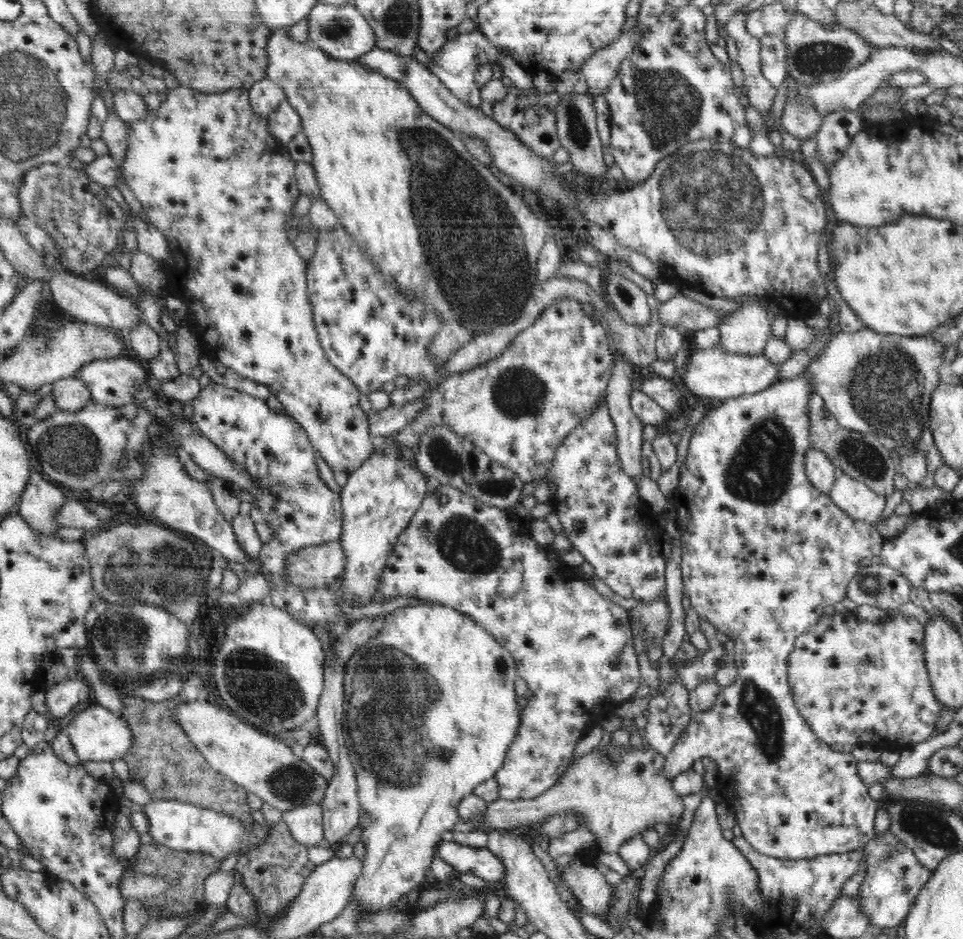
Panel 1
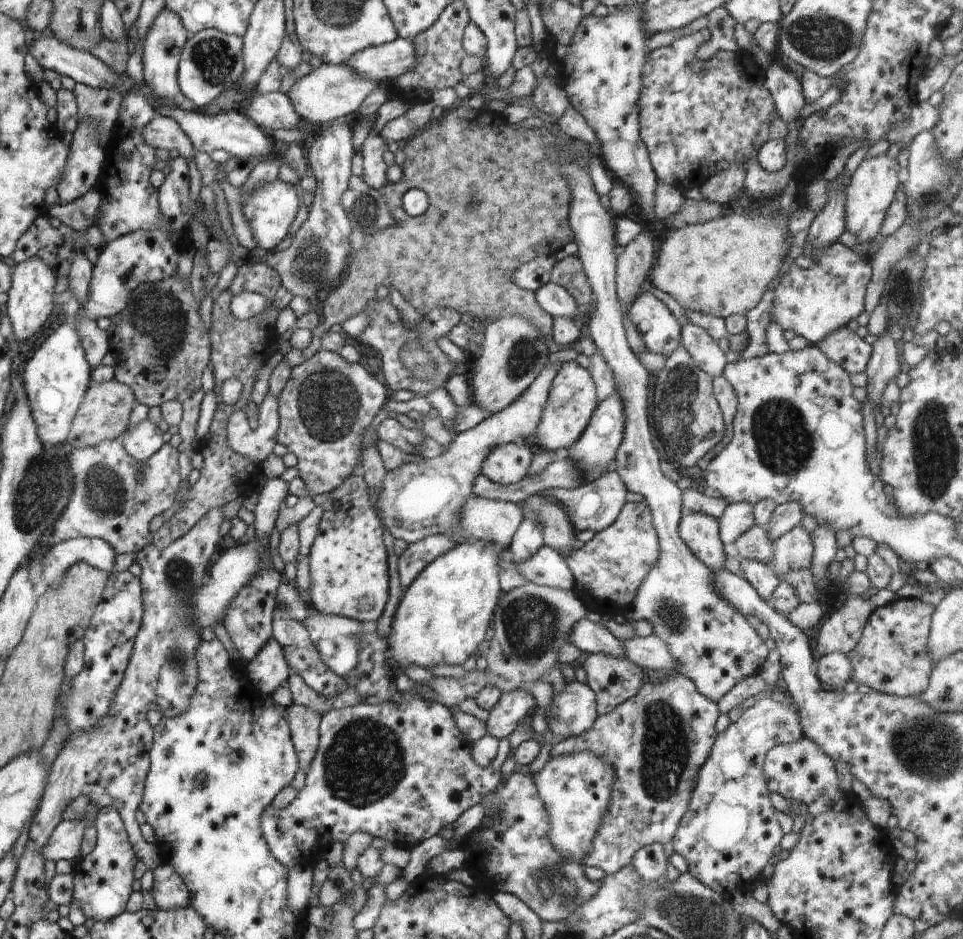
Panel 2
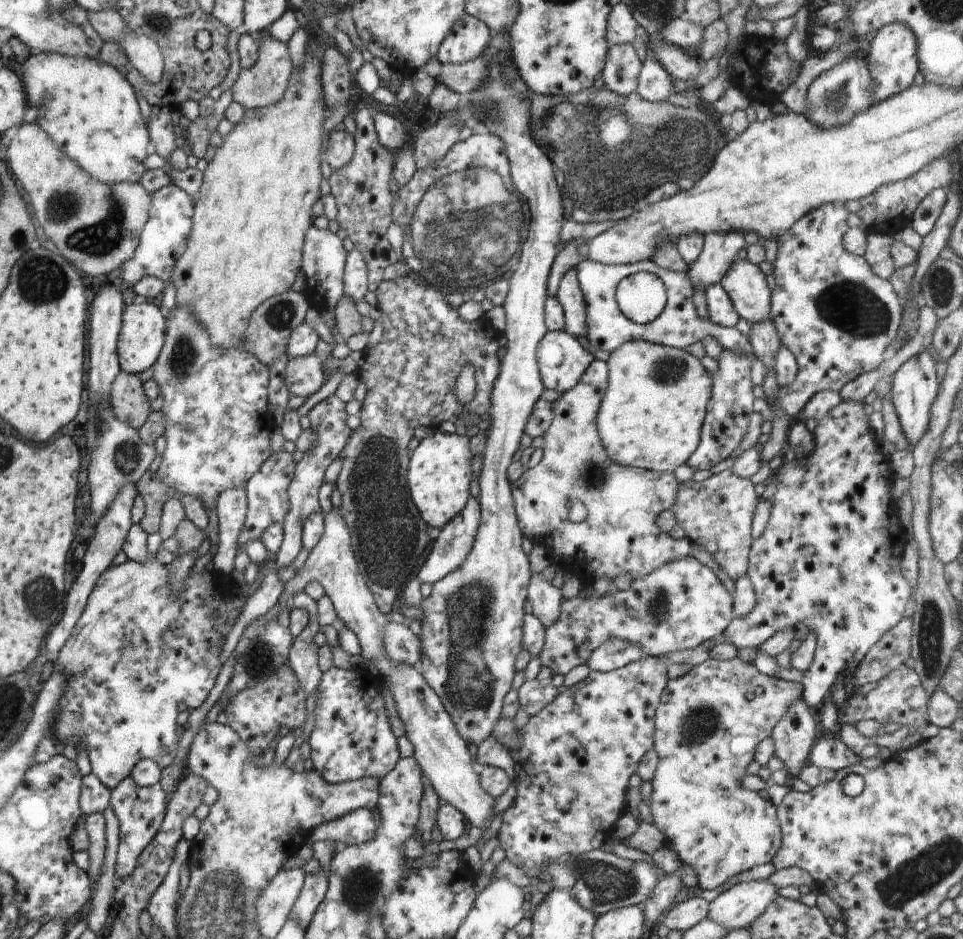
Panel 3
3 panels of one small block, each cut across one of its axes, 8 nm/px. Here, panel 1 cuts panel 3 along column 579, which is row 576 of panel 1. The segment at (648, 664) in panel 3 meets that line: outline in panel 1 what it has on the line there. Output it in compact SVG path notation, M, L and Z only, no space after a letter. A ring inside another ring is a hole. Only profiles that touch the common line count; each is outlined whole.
M802 373L794 379L781 380L762 392L746 394L740 398L730 398L717 403L715 409L707 411L707 415L697 423L693 430L689 440L688 454L679 469L679 485L674 491L674 511L677 512L682 542L681 570L684 595L688 596L692 608L696 610L701 619L706 619L716 627L716 630L726 634L728 640L734 640L732 656L737 667L737 678L734 684L720 689L712 708L692 713L692 720L678 737L672 750L665 756L664 773L666 777L673 779L682 772L693 770L692 765L696 760L712 758L718 766L716 788L720 790L723 800L729 805L735 823L740 826L743 837L750 843L750 846L766 856L792 860L812 859L818 855L842 854L842 852L861 849L875 837L874 818L883 806L883 802L875 801L868 795L869 786L857 773L859 762L854 755L831 750L830 745L820 740L812 727L806 723L800 709L796 707L792 699L792 687L788 684L789 654L794 650L794 642L798 636L804 634L810 626L814 626L820 620L826 606L834 605L848 597L849 583L854 576L857 576L861 568L860 561L863 558L870 560L878 558L886 542L886 538L879 534L875 525L850 518L832 502L829 494L818 492L806 476L805 456L811 446L808 400L814 393L810 375Z

